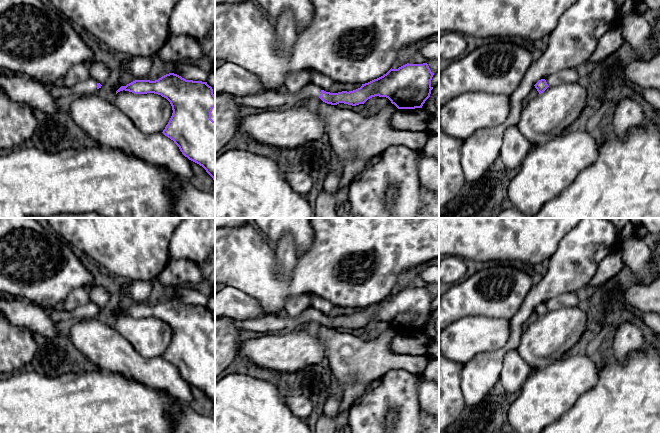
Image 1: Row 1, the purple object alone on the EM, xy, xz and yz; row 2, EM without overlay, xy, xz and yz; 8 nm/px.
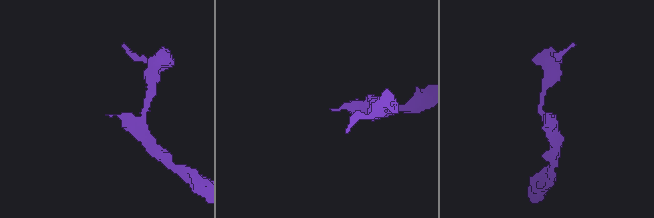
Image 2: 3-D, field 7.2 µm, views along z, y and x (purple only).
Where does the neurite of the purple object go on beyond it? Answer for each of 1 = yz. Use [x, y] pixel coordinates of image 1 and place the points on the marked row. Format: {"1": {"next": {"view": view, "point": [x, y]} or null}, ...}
{"1": {"next": null}}

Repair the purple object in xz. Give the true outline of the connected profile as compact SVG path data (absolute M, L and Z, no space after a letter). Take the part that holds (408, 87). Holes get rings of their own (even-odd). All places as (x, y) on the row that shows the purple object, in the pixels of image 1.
M407 63L398 69L391 68L383 76L349 92L330 93L311 84L296 94L283 89L249 96L232 95L232 98L240 107L269 108L295 106L305 97L317 97L331 105L344 103L356 106L364 104L372 97L379 96L388 98L398 109L415 109L422 108L430 97L433 89L431 86L433 75L427 63Z

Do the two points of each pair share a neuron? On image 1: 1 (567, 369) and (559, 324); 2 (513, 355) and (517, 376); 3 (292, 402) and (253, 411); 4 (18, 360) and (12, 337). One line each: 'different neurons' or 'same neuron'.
1: different neurons
2: same neuron
3: different neurons
4: same neuron

